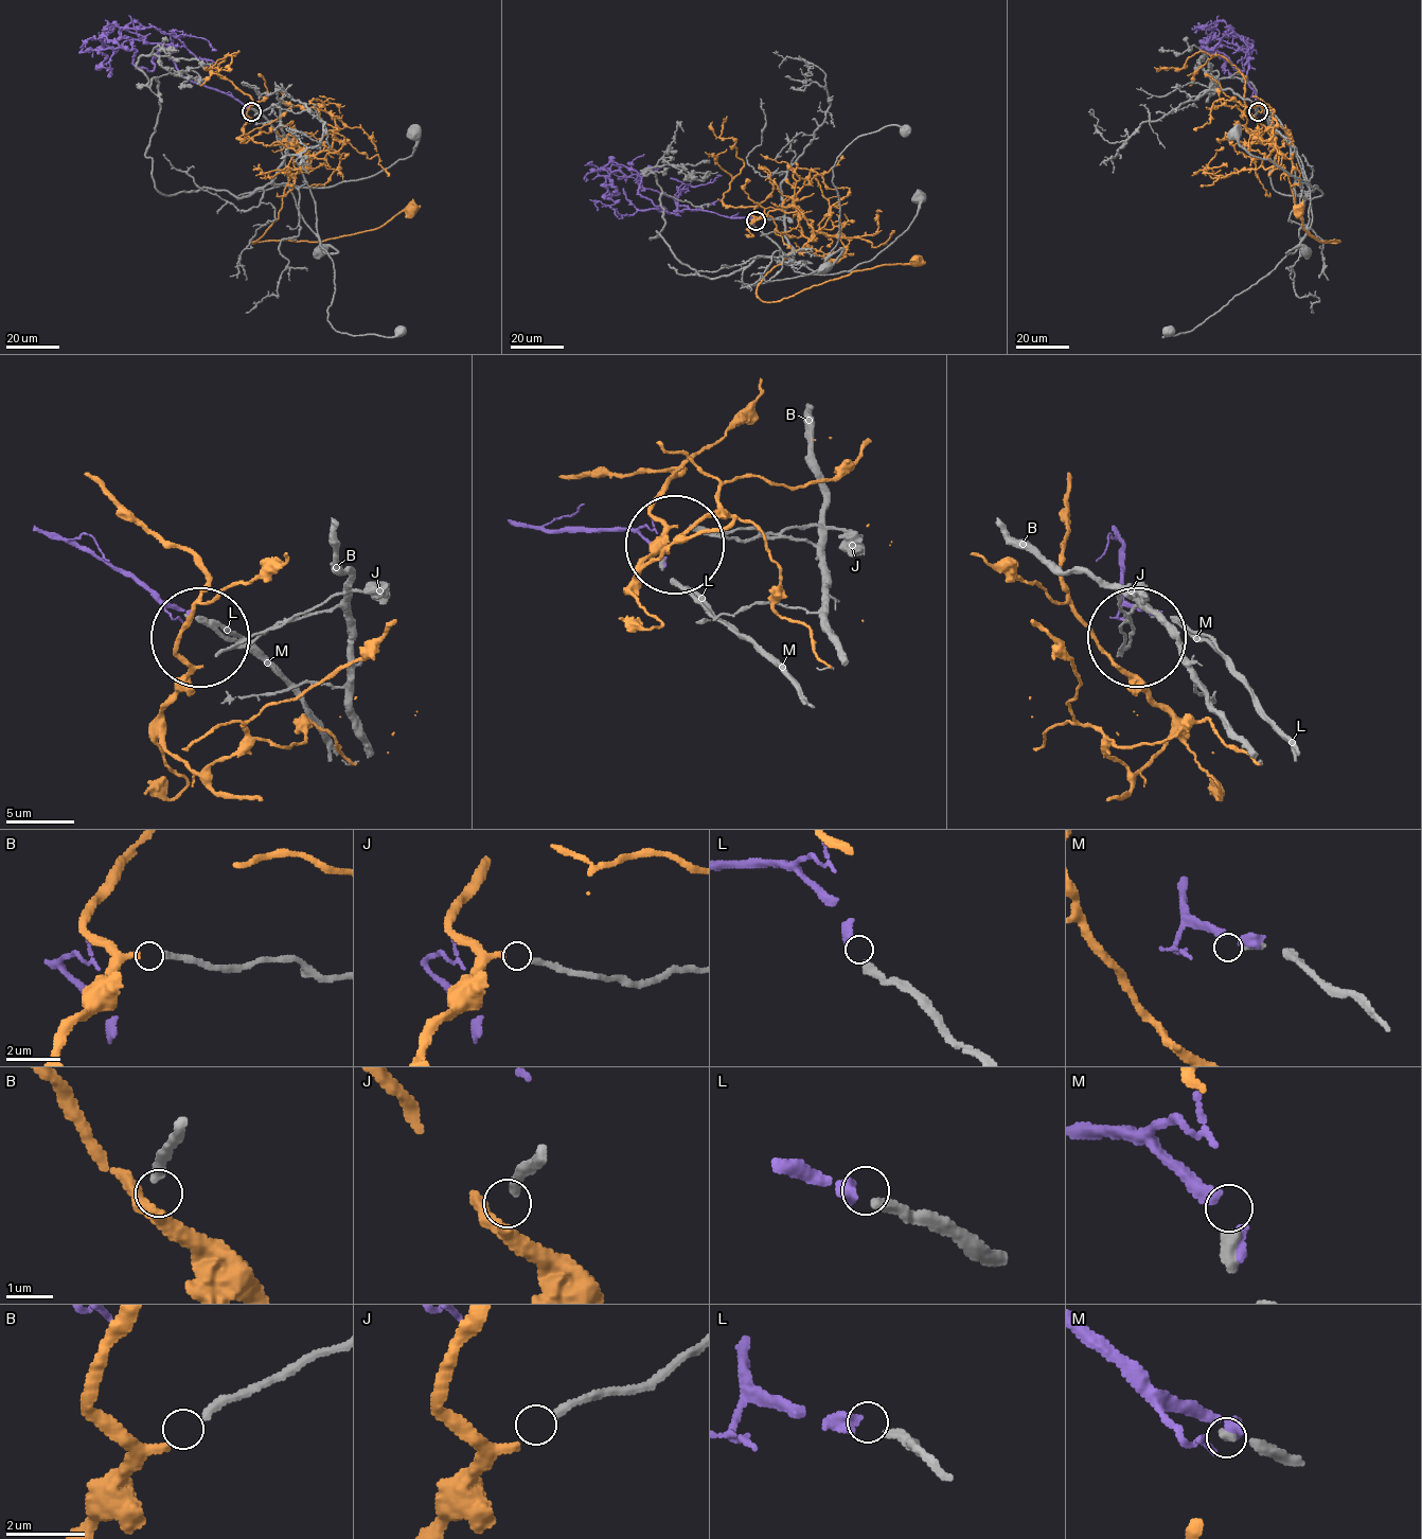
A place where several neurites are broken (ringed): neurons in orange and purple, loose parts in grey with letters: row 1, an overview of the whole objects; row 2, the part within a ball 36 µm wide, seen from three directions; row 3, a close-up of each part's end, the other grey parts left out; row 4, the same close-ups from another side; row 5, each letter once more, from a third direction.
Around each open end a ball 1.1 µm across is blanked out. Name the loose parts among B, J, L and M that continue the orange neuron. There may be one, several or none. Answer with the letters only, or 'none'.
J

